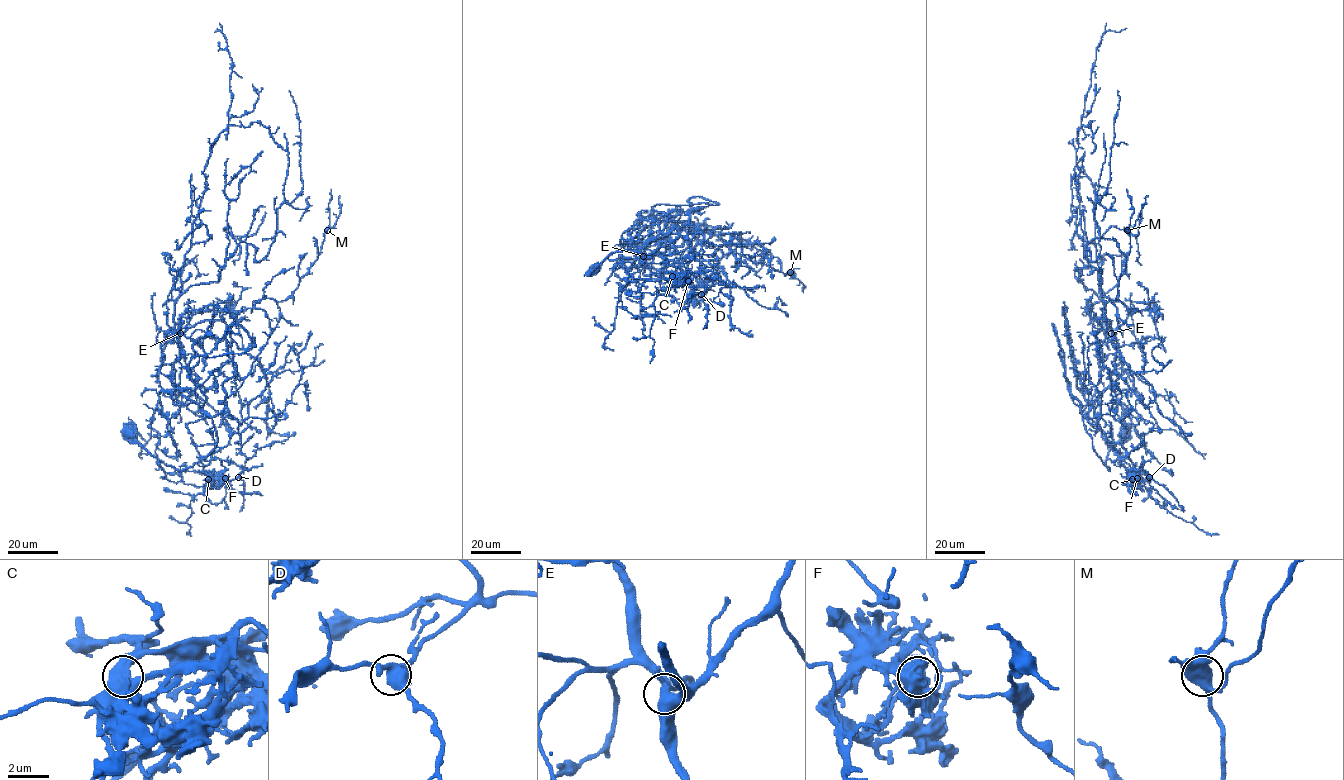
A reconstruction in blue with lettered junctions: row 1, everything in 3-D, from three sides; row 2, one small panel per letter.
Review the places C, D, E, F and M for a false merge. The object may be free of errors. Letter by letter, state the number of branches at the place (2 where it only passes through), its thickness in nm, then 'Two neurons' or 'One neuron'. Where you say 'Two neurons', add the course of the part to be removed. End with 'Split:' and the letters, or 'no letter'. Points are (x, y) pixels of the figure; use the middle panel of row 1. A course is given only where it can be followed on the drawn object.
C: Branches: 4. Thickness 600 nm. Two neurons. Course of the part to remove: (672, 276), (689, 270), (726, 282)
D: Branches: 4. Thickness 460 nm. One neuron
E: Branches: 4. Thickness 480 nm. One neuron
F: Branches: 4. Thickness 650 nm. One neuron
M: Branches: 4. Thickness 550 nm. One neuron
Split: C

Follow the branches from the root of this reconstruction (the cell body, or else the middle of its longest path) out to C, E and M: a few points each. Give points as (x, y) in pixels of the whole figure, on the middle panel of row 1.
C: (594, 269), (617, 251), (653, 253), (681, 236), (676, 227), (691, 226), (701, 249), (670, 264), (672, 276)
E: (594, 269), (617, 251), (653, 253), (680, 232), (675, 227), (648, 243), (635, 266), (645, 265), (643, 256)
M: (594, 269), (653, 253), (675, 227), (636, 256), (644, 274), (703, 284), (729, 253), (790, 272)

